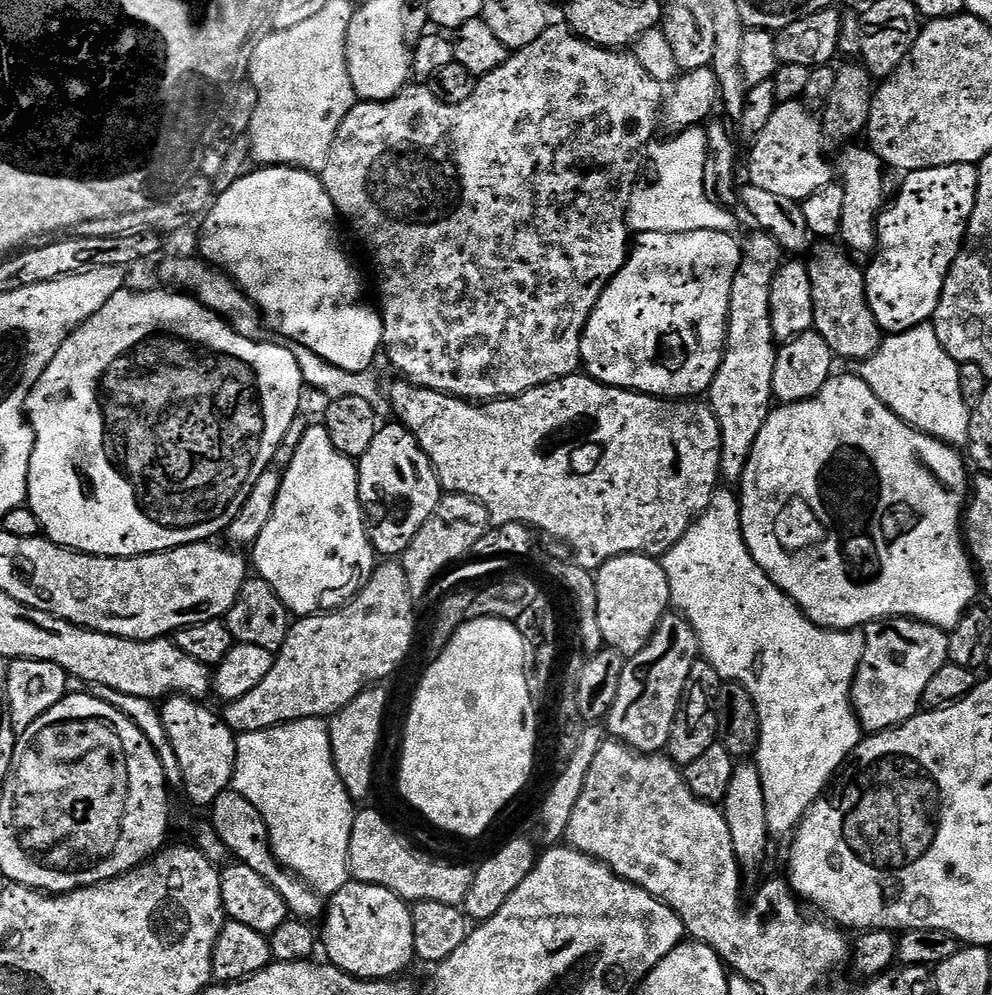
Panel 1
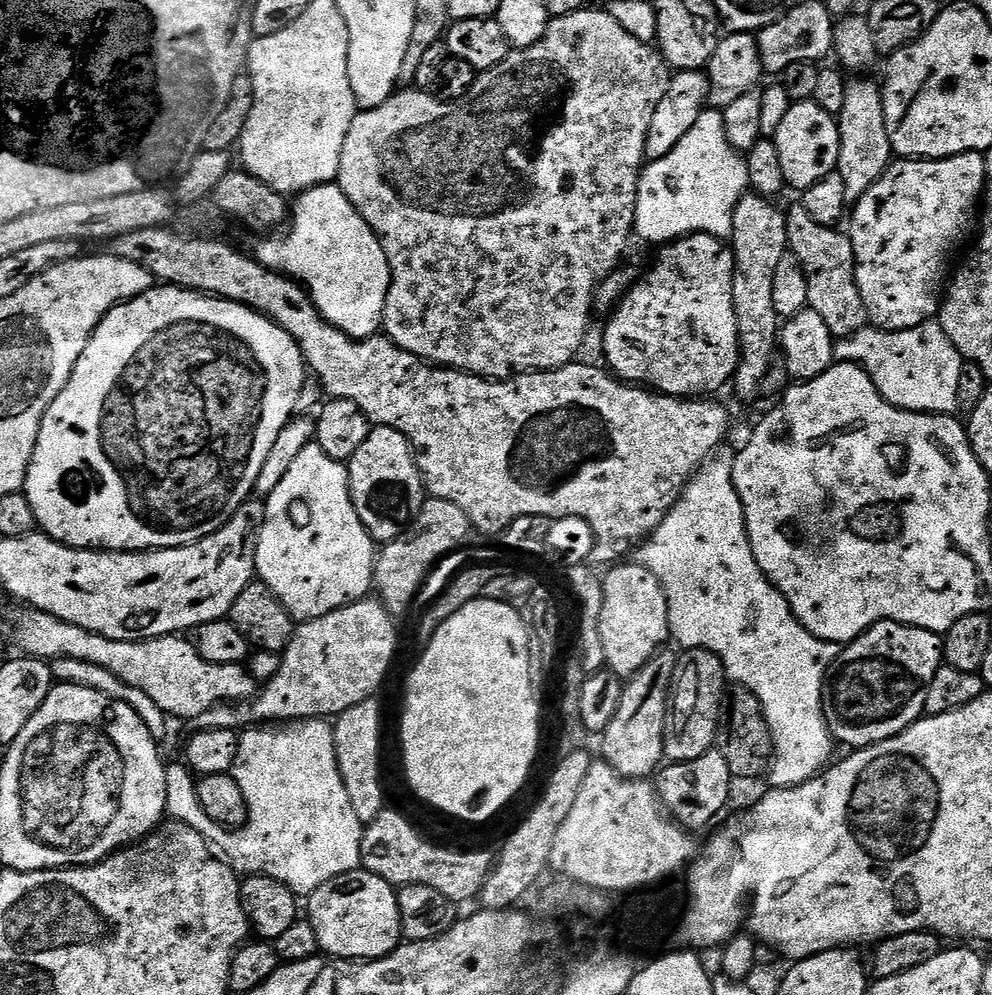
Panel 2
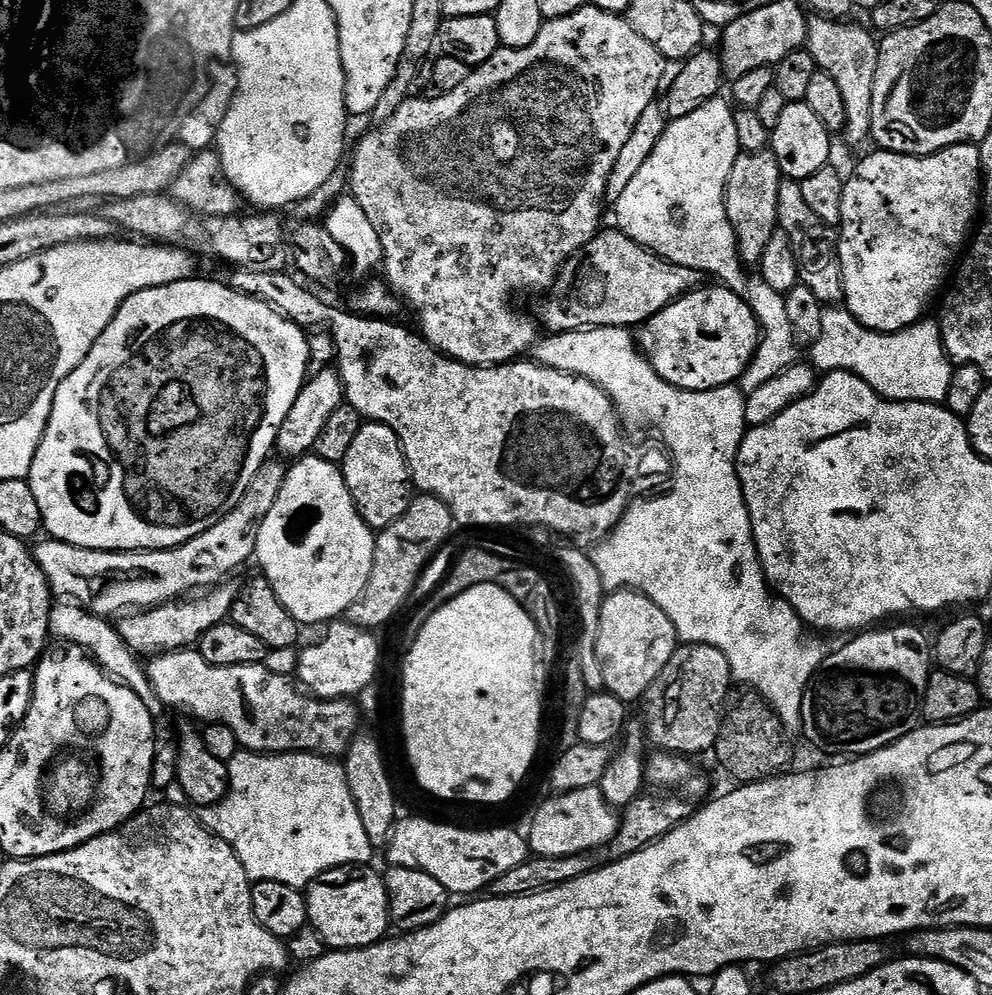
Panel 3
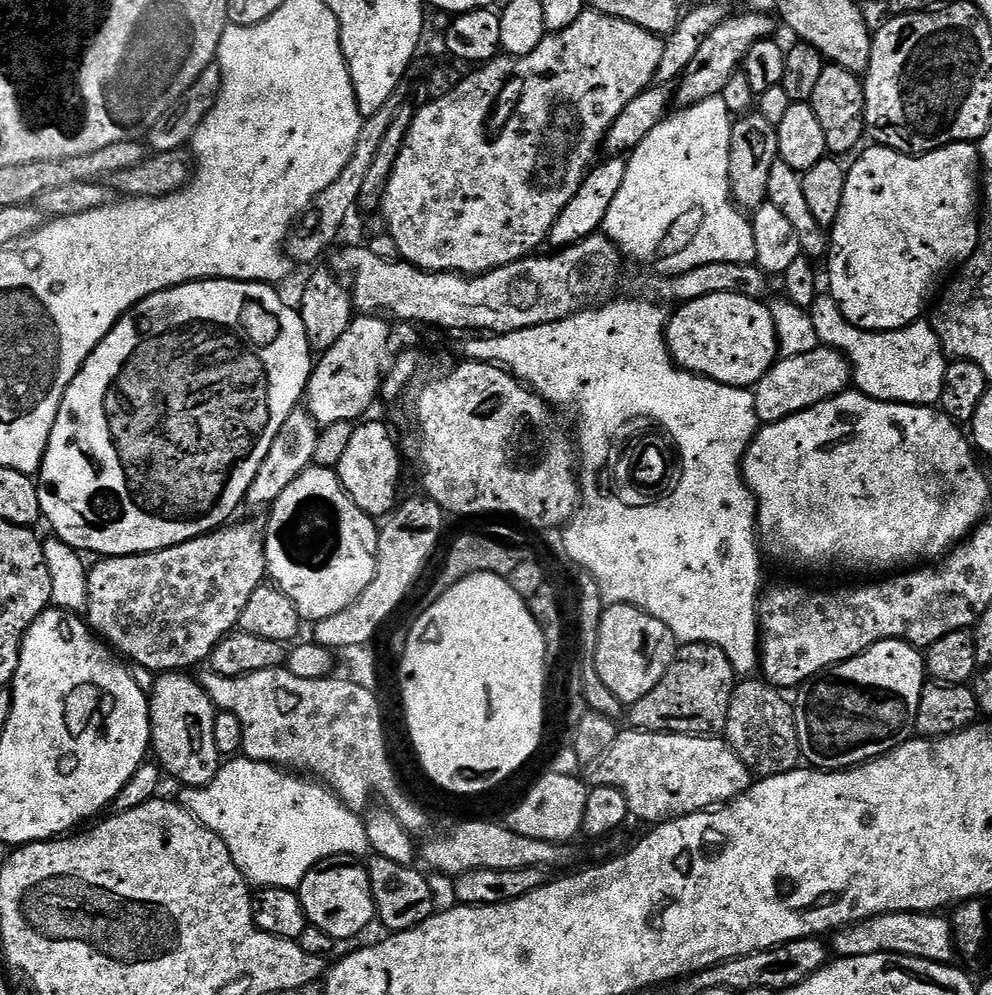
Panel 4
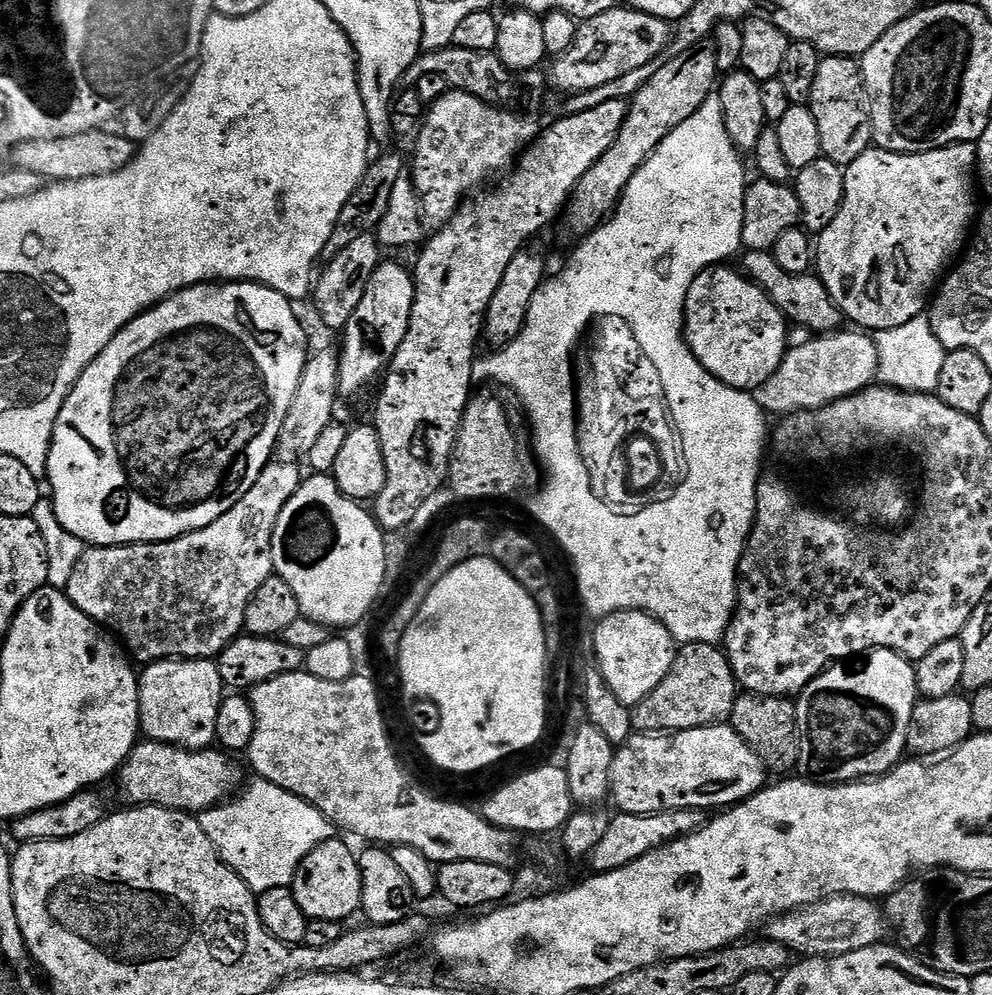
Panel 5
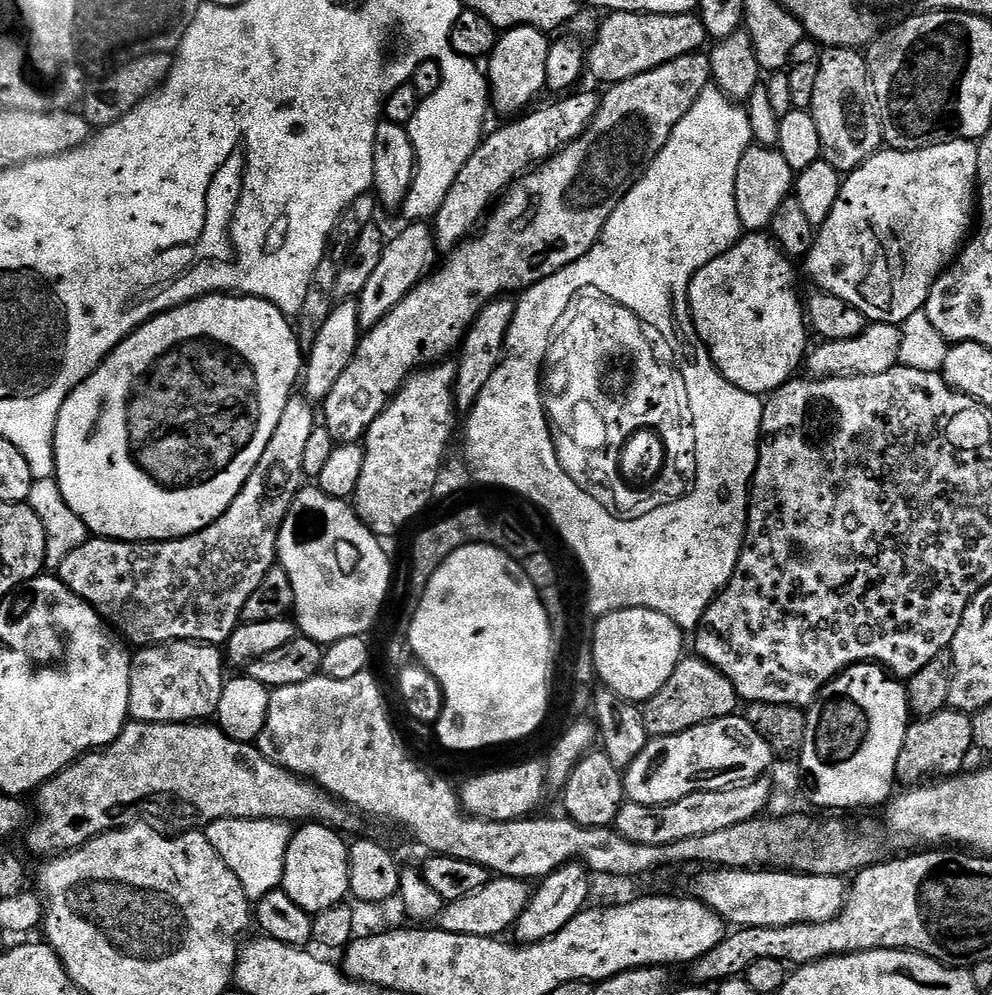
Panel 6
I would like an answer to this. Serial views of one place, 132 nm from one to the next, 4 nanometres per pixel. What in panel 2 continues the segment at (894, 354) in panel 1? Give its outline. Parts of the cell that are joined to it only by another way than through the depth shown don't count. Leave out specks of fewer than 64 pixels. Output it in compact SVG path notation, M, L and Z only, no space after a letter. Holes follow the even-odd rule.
M935 319L927 320L925 324L919 324L901 332L885 332L875 326L863 328L858 334L836 340L836 360L841 364L857 364L864 369L864 373L874 382L874 386L884 395L884 399L889 400L896 408L905 408L907 412L935 412L937 414L952 414L958 409L958 377L961 376L962 366L966 361L954 346L954 342L946 338L946 330L942 330L942 326Z

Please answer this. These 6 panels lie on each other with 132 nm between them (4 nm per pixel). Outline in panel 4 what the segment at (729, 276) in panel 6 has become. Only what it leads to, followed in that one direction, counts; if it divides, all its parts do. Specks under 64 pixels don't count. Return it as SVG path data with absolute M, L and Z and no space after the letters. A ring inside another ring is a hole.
M706 294L706 298L681 304L671 313L666 324L668 353L673 361L685 372L706 376L718 384L729 384L731 388L751 389L771 370L778 360L776 339L778 333L772 317L772 309L767 303L751 300L742 294Z

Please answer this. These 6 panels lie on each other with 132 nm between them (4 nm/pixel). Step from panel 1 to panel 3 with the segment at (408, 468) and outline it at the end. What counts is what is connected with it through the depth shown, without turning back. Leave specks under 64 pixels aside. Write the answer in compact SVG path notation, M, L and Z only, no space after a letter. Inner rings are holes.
M365 422L358 430L358 438L354 438L350 451L346 453L342 471L358 514L373 530L383 530L390 526L395 520L402 518L402 514L406 514L406 510L412 505L412 475L408 472L408 463L398 434L394 434L390 426Z

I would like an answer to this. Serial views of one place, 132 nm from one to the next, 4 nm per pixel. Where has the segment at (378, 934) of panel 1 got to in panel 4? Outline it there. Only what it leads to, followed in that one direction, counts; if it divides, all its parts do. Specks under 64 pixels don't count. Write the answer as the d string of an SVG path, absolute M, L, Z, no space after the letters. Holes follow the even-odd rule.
M333 858L316 864L306 878L302 878L298 891L308 923L318 926L318 930L326 930L326 934L337 942L354 939L376 920L368 869L355 859Z

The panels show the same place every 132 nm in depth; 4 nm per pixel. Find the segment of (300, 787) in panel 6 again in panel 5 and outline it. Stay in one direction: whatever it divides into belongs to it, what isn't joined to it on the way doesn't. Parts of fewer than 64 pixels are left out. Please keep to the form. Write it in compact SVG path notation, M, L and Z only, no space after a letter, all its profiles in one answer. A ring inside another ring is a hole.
M144 738L119 770L120 792L132 806L157 804L159 808L199 814L216 804L225 803L237 791L236 768L231 759L233 757L224 750L190 752L187 748Z

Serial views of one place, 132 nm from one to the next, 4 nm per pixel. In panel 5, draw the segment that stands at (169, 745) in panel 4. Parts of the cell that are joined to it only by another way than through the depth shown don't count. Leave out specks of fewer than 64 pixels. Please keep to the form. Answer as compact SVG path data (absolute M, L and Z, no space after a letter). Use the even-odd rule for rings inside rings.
M215 659L153 660L138 676L140 731L149 740L202 752L216 744L218 710L226 695Z

